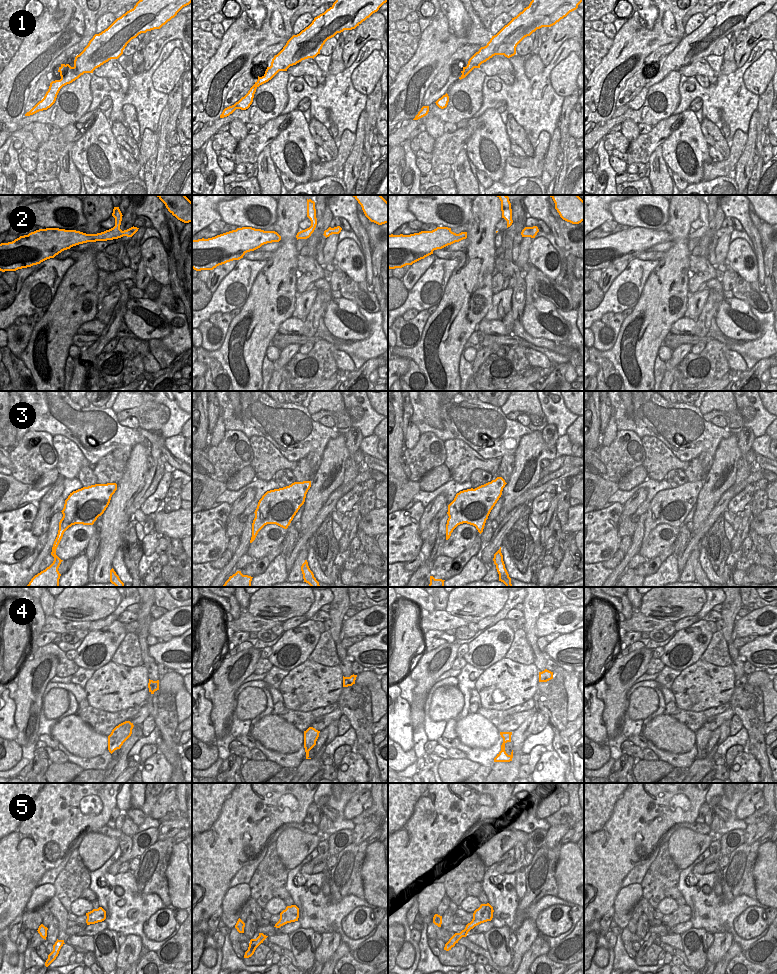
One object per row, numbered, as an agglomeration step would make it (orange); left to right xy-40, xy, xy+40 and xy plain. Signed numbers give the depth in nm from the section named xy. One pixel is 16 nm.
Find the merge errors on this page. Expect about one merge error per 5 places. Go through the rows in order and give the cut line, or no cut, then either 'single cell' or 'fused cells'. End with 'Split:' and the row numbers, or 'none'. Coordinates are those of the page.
1: no cut | single cell
2: no cut | single cell
3: no cut | single cell
4: no cut | single cell
5: no cut | single cell
Split: none

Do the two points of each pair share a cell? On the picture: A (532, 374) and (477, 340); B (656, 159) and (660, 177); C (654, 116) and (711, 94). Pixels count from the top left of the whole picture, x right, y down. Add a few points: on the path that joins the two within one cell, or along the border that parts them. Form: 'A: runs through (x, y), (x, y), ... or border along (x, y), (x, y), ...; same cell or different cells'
A: border along (531, 366), (533, 367); different cells
B: runs through (656, 163), (658, 173); same cell
C: border along (679, 85), (679, 103), (671, 114); different cells

